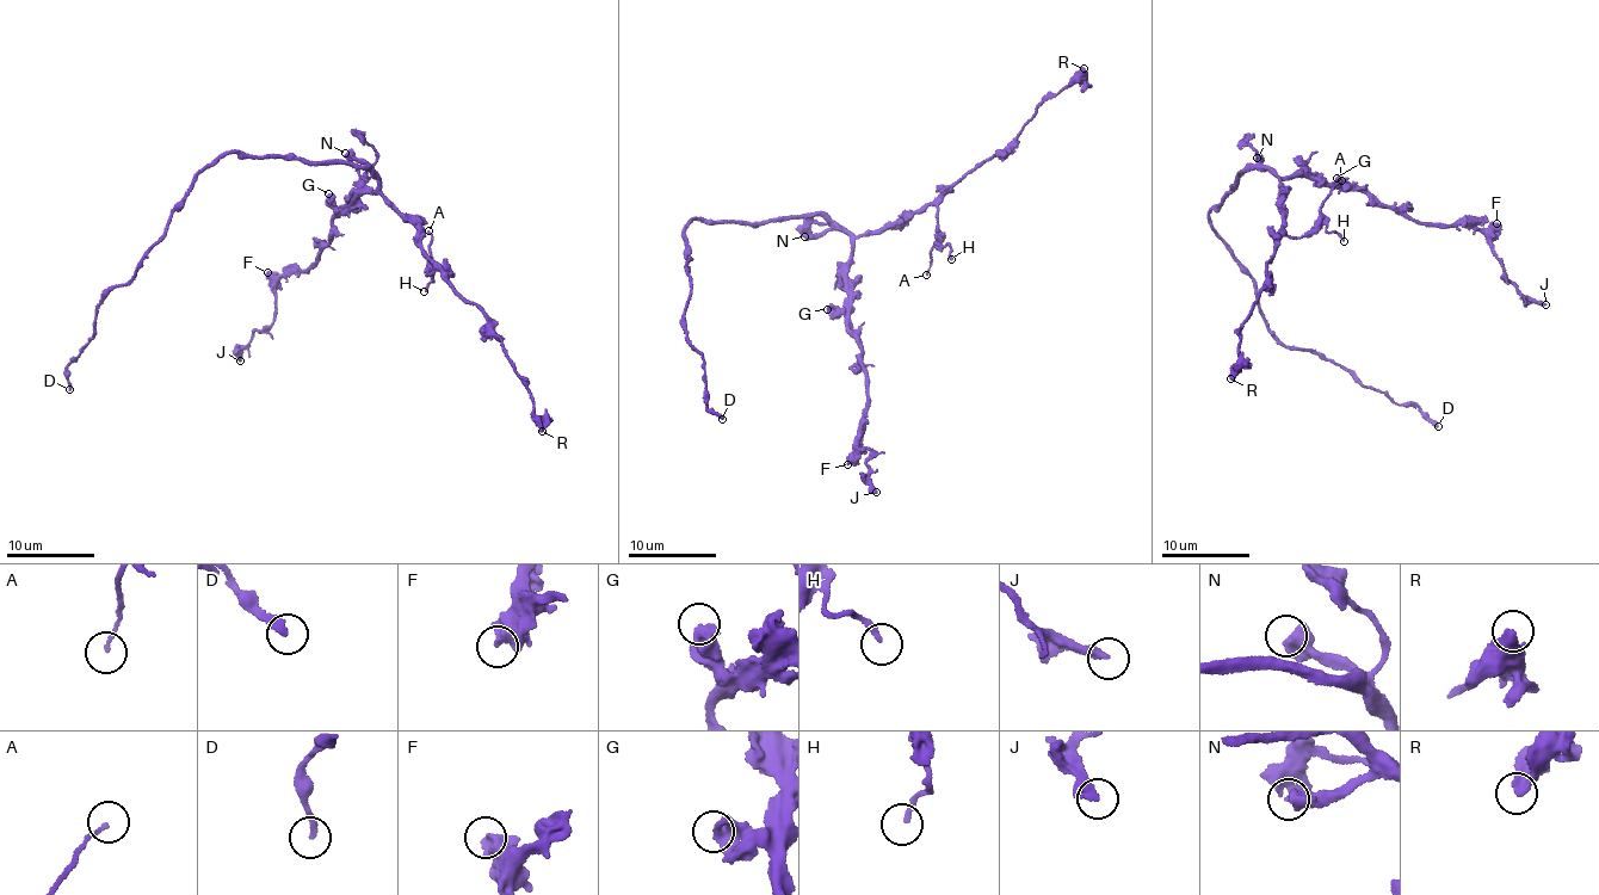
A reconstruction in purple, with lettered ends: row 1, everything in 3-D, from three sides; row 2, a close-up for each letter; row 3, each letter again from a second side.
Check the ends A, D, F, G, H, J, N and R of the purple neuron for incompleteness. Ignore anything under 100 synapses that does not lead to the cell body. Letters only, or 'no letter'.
D

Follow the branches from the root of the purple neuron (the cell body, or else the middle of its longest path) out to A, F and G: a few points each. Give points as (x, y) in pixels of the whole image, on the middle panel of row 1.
A: (772, 221), (828, 217), (854, 236), (883, 233), (912, 214), (936, 204), (939, 236), (928, 253), (926, 275)
F: (772, 221), (828, 217), (851, 236), (850, 332), (859, 343), (859, 363), (866, 372), (866, 415), (847, 464)
G: (772, 221), (828, 217), (851, 236), (849, 303), (839, 309), (827, 309)

